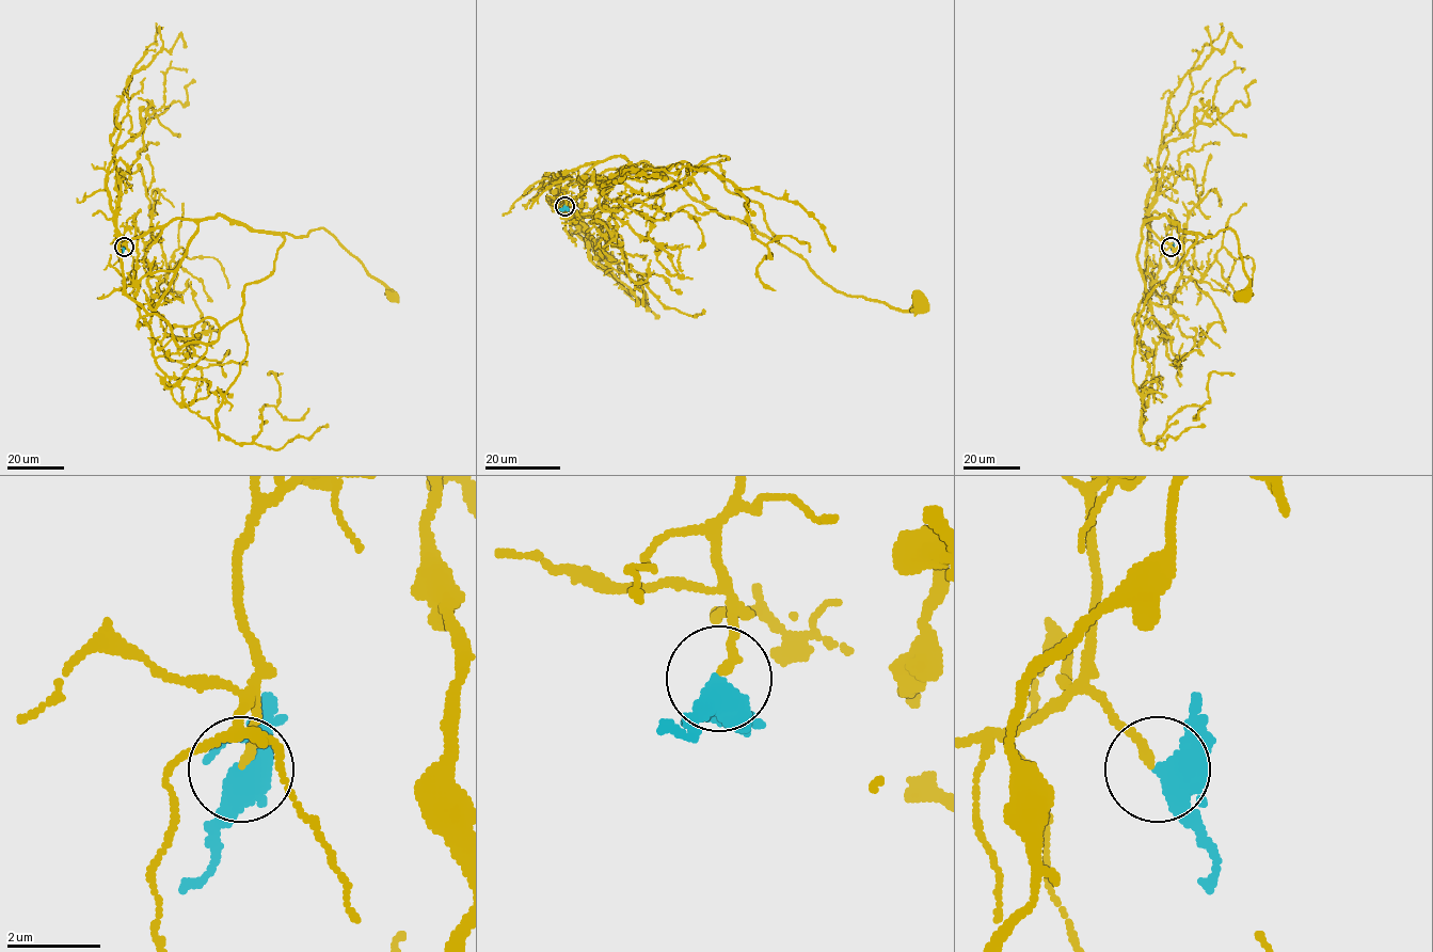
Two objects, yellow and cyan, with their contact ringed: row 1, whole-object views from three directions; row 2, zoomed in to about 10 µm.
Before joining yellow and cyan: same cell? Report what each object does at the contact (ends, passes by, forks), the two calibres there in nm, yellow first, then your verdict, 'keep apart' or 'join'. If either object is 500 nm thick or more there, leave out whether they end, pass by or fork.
yellow ends there; cyan forks there; 180 nm thick on the yellow side, 380 nm on the other; join

